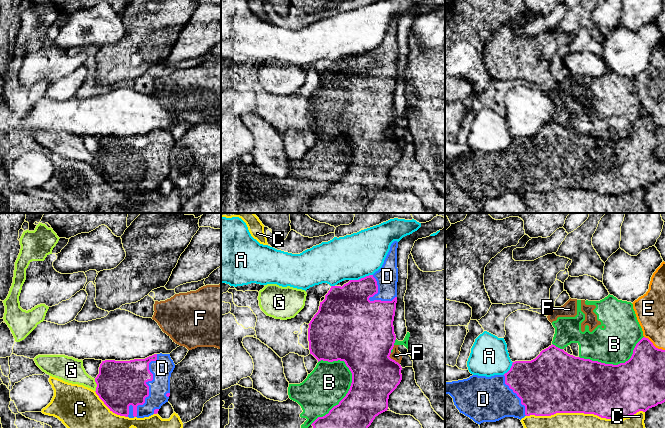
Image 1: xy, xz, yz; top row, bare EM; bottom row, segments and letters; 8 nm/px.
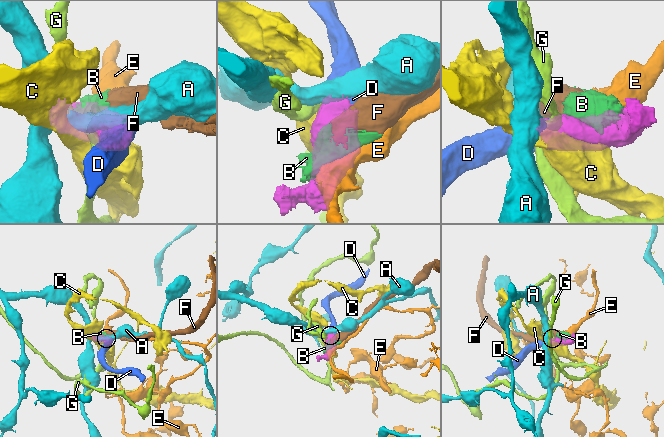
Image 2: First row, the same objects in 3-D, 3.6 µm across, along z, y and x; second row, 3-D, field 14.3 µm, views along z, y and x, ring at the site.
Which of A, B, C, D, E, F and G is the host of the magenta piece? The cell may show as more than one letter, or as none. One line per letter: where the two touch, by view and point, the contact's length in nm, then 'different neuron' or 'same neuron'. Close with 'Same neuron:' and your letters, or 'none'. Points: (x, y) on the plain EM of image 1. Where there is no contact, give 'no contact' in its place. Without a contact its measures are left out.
A: xz (361, 54) | 190 nm | different neuron
B: xz (345, 172) | 600 nm | different neuron
C: yz (585, 189) | 950 nm | different neuron
D: xy (147, 172) | 550 nm | same neuron
E: yz (653, 121) | 200 nm | different neuron
F: xz (392, 135) | 120 nm | different neuron
G: xy (97, 161) | 100 nm | different neuron
Same neuron: D

